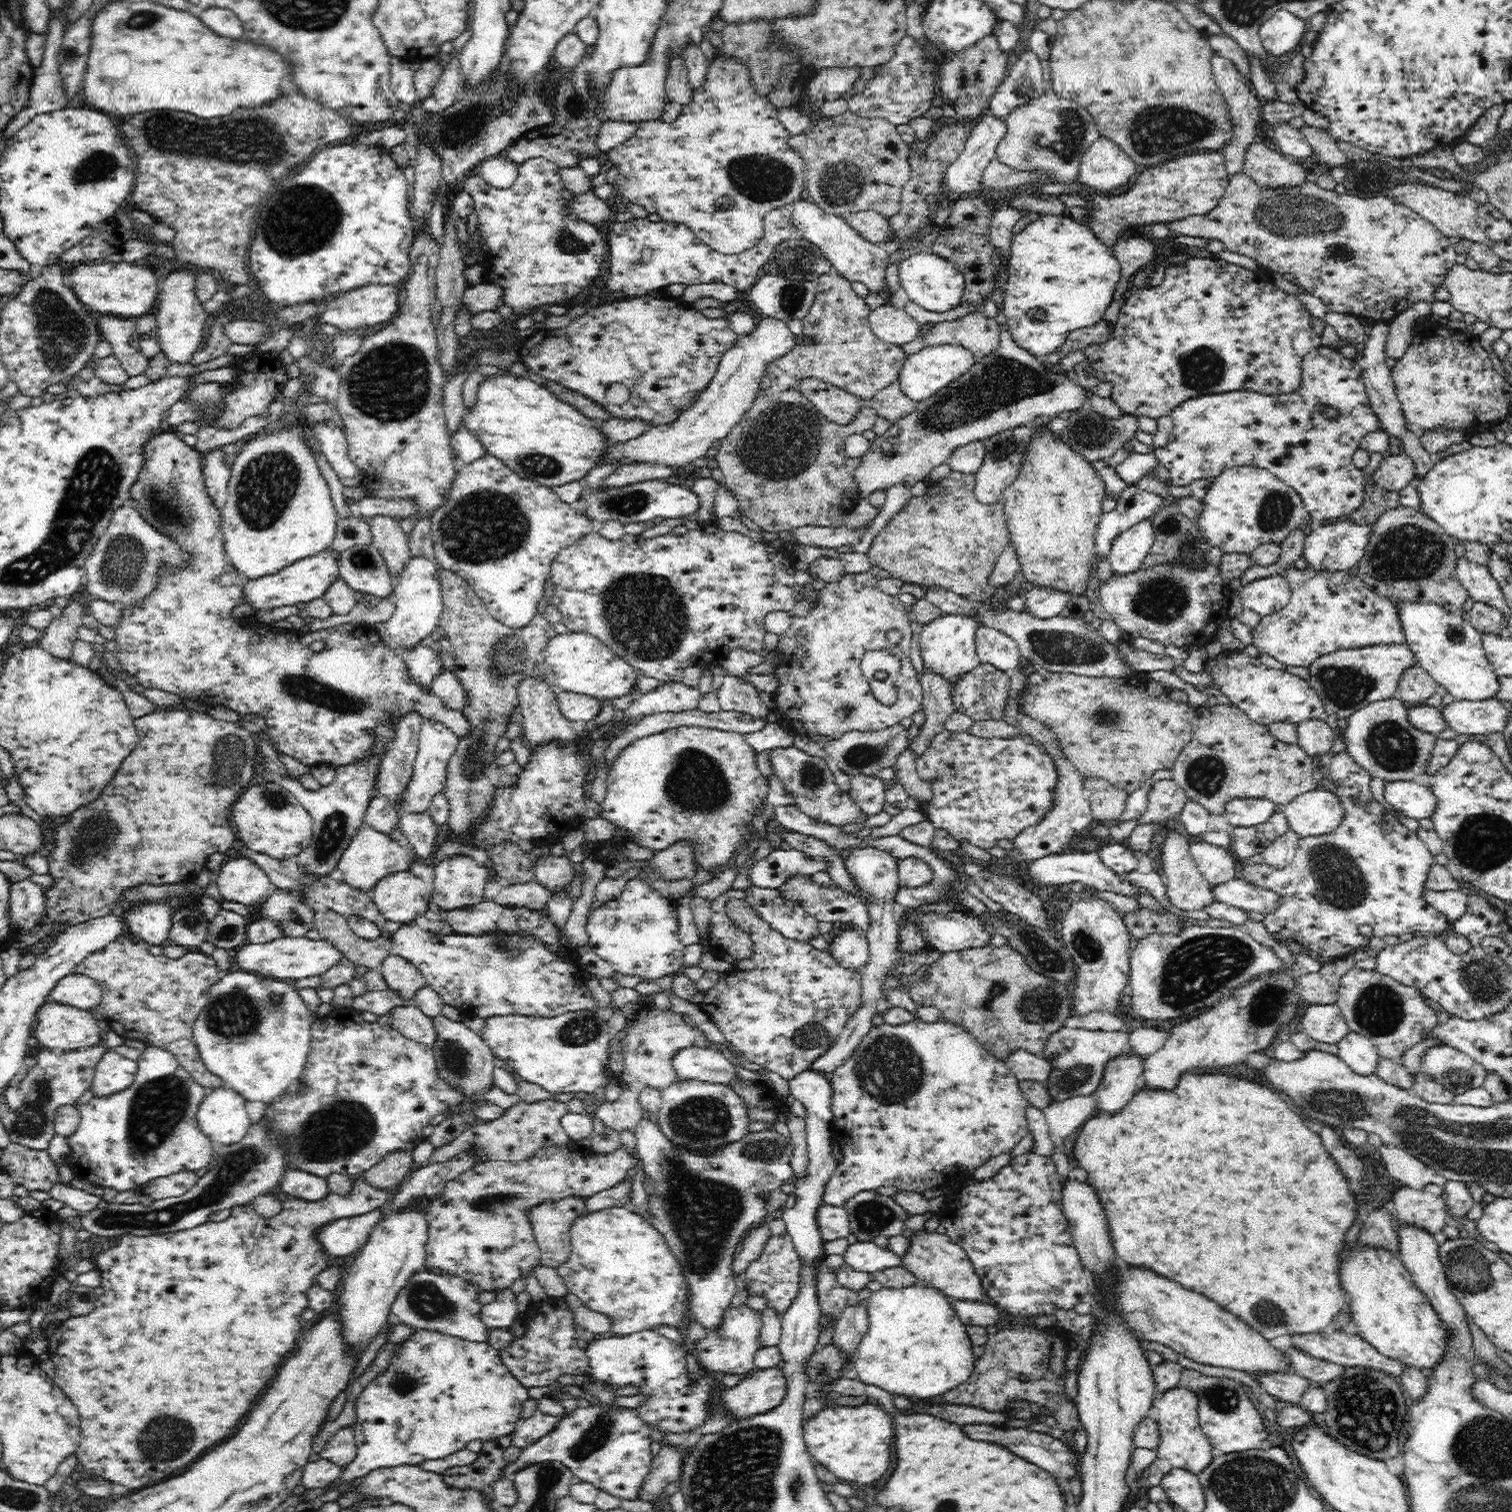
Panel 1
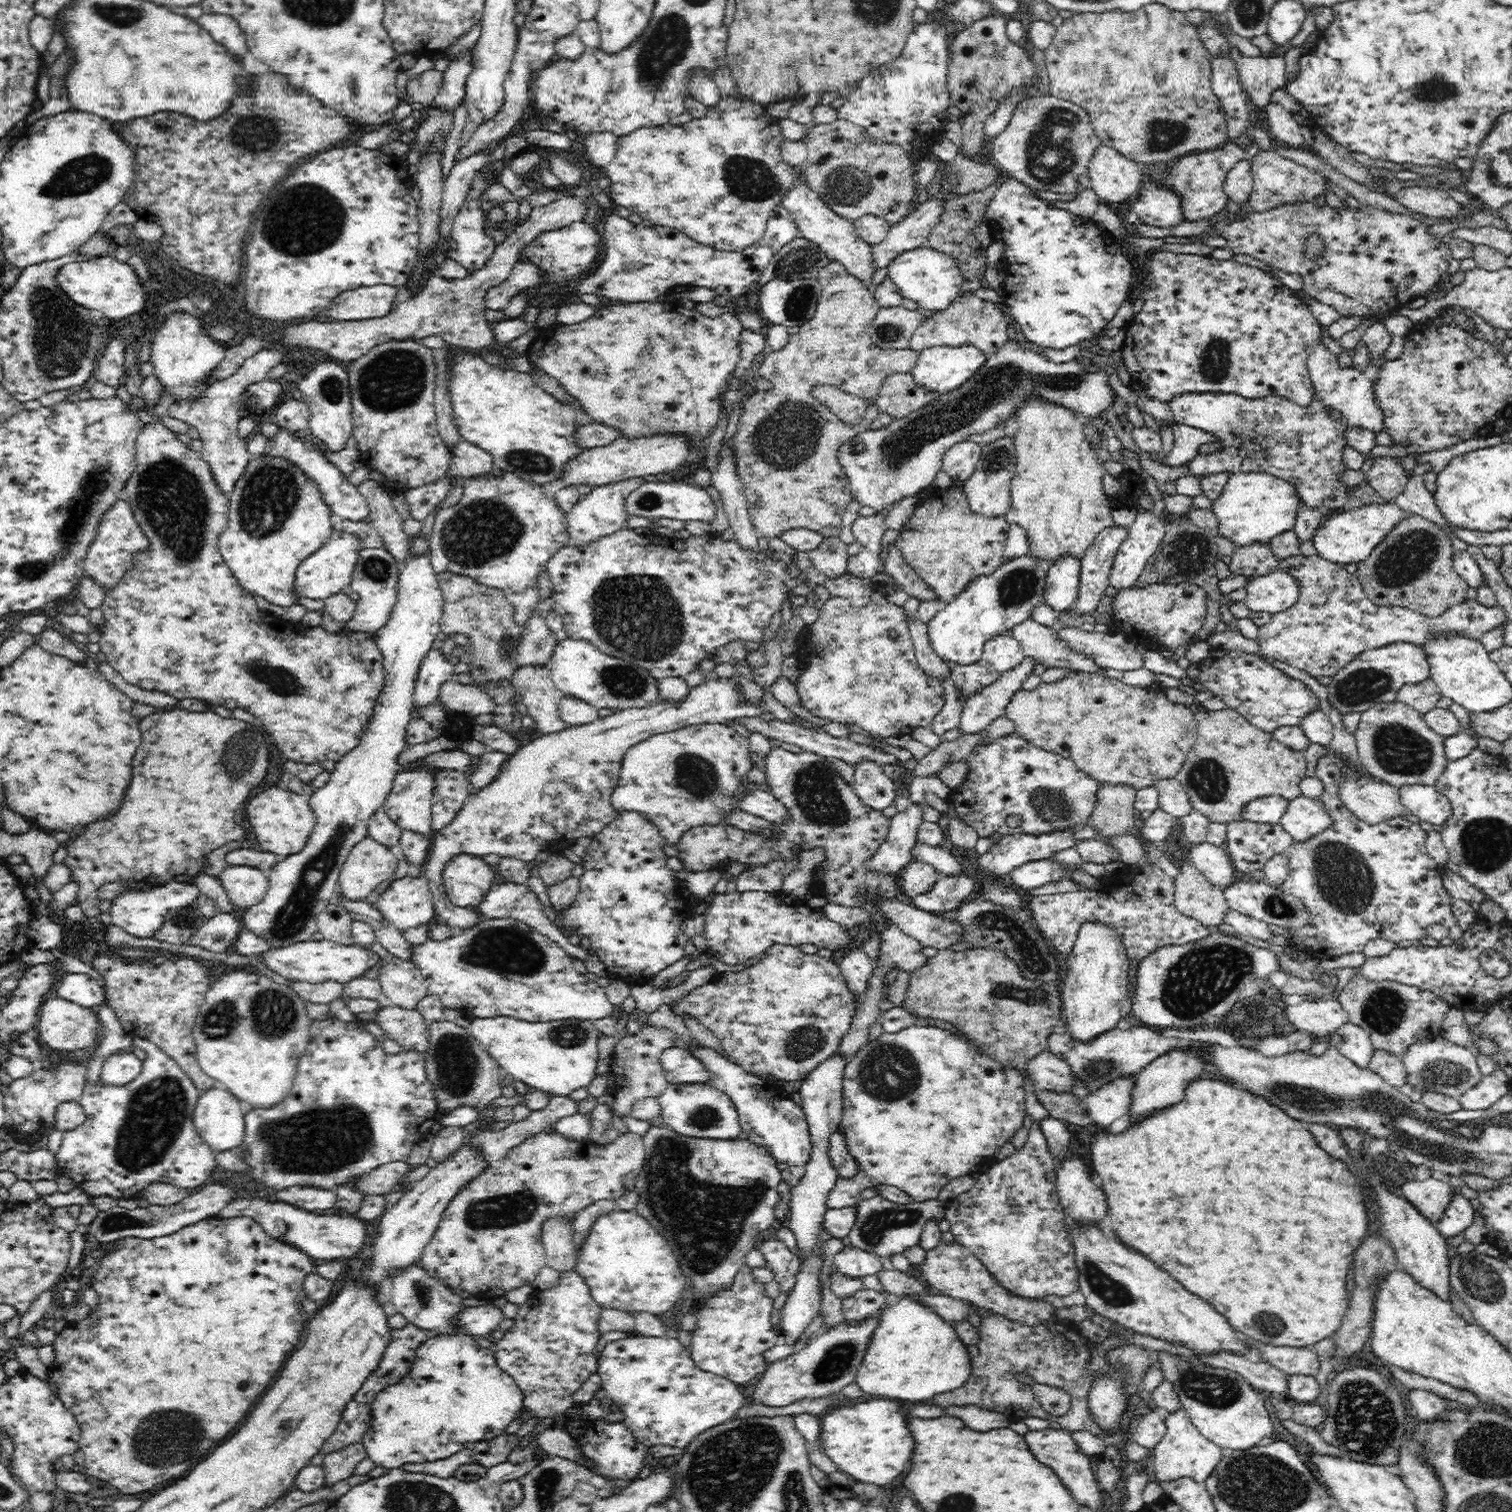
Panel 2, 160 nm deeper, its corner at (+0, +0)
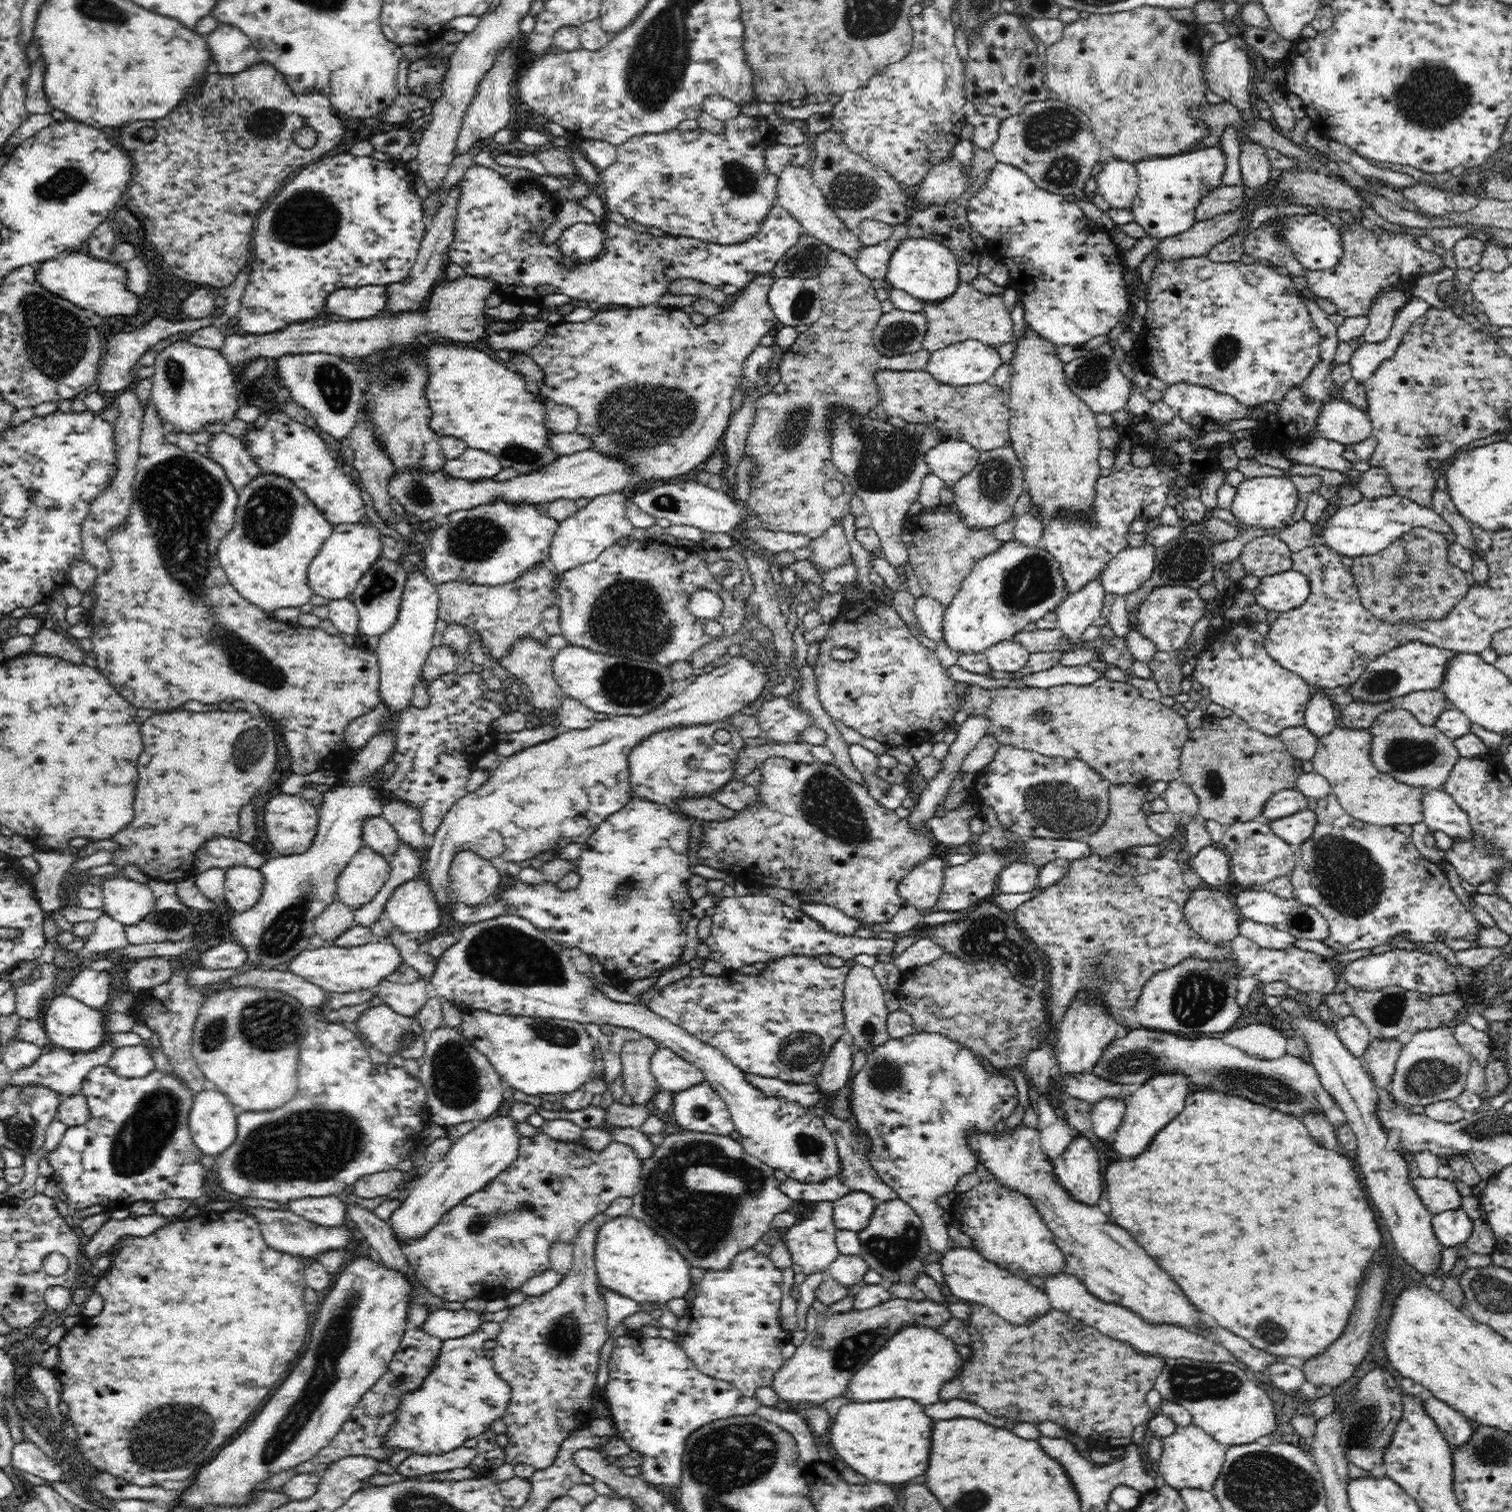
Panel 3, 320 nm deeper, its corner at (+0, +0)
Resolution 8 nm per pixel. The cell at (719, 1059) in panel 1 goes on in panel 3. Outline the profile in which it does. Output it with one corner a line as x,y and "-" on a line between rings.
661,1047
654,1054
651,1071
660,1083
662,1092
678,1092
706,1080
705,1074
673,1050

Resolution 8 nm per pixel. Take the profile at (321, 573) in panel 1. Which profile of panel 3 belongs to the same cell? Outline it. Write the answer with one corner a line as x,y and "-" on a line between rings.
362,523
335,525
306,568
306,583
312,594
328,600
346,598
356,588
360,576
366,572
372,560
381,555
378,534
379,531

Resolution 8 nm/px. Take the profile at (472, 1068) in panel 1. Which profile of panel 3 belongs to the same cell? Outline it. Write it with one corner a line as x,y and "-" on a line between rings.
446,1024
426,1033
425,1064
419,1066
417,1078
422,1081
427,1092
427,1108
432,1122
442,1128
466,1121
478,1123
489,1116
502,1112
502,1092
505,1083
490,1062
462,1034
462,1031

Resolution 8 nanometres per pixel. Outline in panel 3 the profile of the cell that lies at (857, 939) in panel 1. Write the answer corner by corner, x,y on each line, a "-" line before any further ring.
856,962
852,966
848,966
843,990
843,1011
846,1015
847,1031
853,1036
853,1042
857,1046
871,1044
874,1047
876,1044
886,1042
889,1038
886,1029
884,1029
886,1016
888,1016
888,1009
884,1003
884,991
871,968

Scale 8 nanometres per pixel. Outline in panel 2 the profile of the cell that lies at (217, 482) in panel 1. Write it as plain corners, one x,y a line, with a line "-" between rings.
276,344
276,348
263,348
260,352
248,356
244,364
232,376
203,386
194,396
174,399
168,406
168,416
171,416
174,422
184,422
197,428
203,440
200,458
210,467
216,487
226,498
232,494
238,476
244,472
246,462
252,458
246,450
246,441
238,437
237,426
241,418
238,407
242,402
242,390
252,383
267,379
266,374
270,372
270,369
284,362
286,358
284,352
285,348
282,344

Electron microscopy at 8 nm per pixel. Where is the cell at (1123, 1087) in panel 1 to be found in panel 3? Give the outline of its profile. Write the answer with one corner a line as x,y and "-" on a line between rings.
1102,1096
1091,1103
1091,1129
1101,1140
1108,1140
1122,1124
1127,1109
1124,1096

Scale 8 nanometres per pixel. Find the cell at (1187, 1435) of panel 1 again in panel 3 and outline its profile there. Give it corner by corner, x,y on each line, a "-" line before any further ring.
1193,1422
1190,1424
1176,1425
1174,1432
1159,1440
1160,1460
1155,1469
1155,1474
1161,1476
1168,1485
1176,1488
1191,1486
1202,1490
1211,1490
1225,1461
1228,1446
1216,1442
1213,1437
1207,1435
1202,1428

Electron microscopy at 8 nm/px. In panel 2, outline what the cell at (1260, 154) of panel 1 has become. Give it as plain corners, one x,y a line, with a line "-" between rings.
1258,150
1254,156
1249,158
1248,166
1253,181
1251,194
1254,204
1252,207
1258,211
1273,208
1276,204
1294,203
1320,197
1324,193
1324,178
1318,172
1282,156
1276,150

